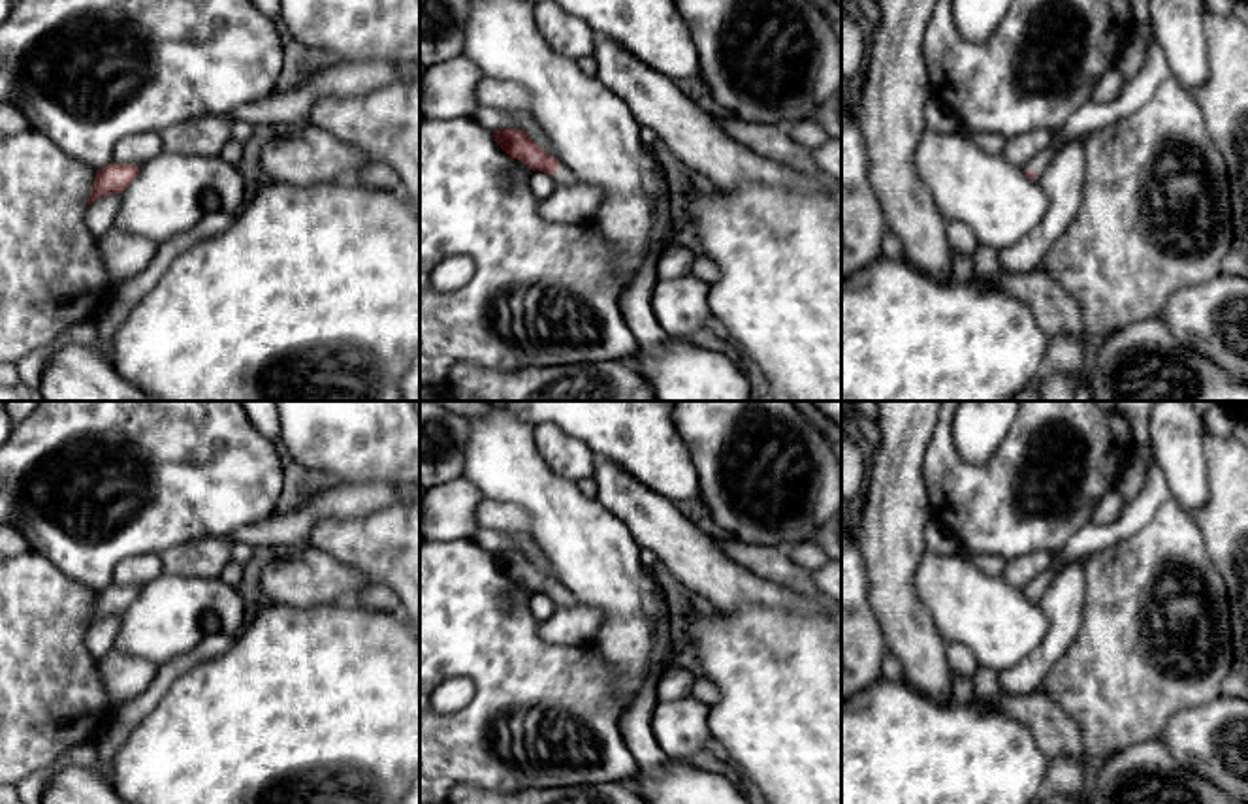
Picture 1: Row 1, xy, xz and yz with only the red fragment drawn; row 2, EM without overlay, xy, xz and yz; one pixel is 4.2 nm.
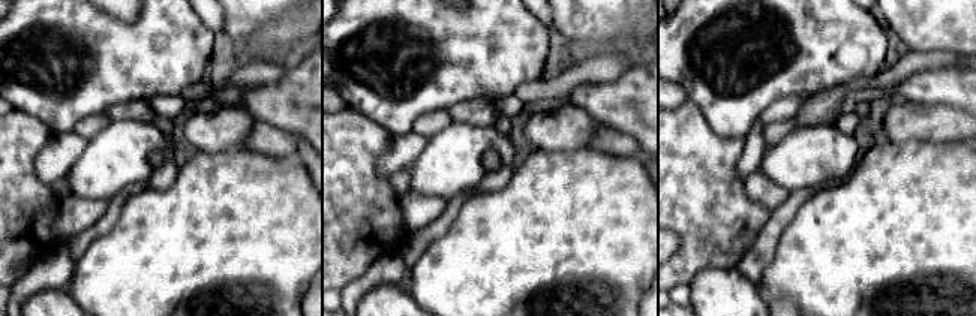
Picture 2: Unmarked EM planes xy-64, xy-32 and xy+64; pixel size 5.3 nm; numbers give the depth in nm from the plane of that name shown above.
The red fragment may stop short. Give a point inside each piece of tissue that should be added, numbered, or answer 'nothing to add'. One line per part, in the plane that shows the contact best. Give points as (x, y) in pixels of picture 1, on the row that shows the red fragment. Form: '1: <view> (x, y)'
1: yz (1040, 162)

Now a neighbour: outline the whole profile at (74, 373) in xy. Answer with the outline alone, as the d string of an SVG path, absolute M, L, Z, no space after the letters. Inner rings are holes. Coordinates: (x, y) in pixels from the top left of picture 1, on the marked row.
M104 345L56 350L43 371L40 392L43 401L151 401L117 373Z

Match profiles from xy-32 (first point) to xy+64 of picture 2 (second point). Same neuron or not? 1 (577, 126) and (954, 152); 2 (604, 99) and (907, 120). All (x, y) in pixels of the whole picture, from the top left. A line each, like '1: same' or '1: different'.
1: different
2: different

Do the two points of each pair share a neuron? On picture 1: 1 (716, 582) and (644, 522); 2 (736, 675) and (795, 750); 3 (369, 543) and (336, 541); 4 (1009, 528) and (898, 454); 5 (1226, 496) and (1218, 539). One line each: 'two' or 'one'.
1: one
2: one
3: one
4: two
5: one

